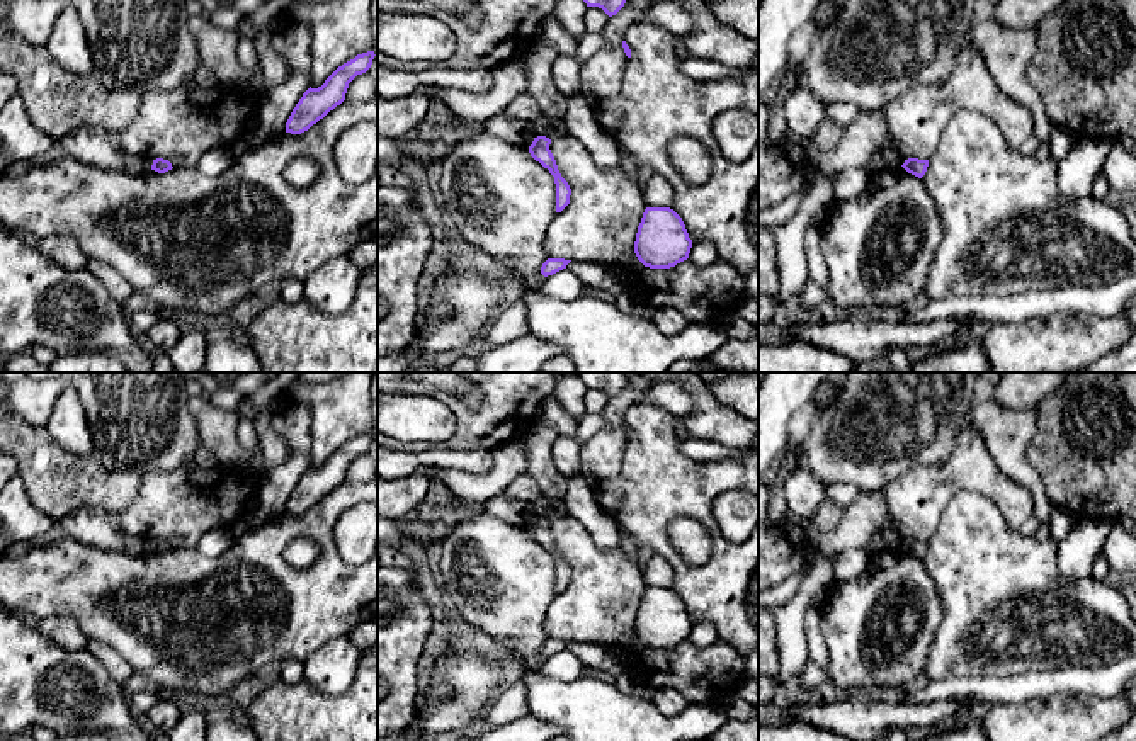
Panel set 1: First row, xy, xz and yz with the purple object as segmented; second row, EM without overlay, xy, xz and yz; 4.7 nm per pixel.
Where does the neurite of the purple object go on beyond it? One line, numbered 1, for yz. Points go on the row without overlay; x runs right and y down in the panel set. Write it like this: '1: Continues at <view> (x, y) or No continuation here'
1: No continuation here

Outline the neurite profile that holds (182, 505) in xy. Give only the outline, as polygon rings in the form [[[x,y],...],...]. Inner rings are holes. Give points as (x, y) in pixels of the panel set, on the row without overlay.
[[[247,462],[141,474],[134,501],[114,522],[129,535],[196,549],[209,530],[231,527],[247,513],[260,479]]]

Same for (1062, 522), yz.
[[[1051,506],[1051,515],[1048,520],[1049,539],[1059,544],[1078,523],[1078,520],[1066,510]]]

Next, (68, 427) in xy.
[[[71,386],[58,396],[46,432],[65,450],[77,455],[92,455],[94,440],[85,408]]]

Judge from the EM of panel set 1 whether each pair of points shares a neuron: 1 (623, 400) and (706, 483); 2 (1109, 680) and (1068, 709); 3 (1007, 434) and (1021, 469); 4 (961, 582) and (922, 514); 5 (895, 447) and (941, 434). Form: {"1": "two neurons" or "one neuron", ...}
{"1": "two neurons", "2": "two neurons", "3": "one neuron", "4": "two neurons", "5": "one neuron"}

